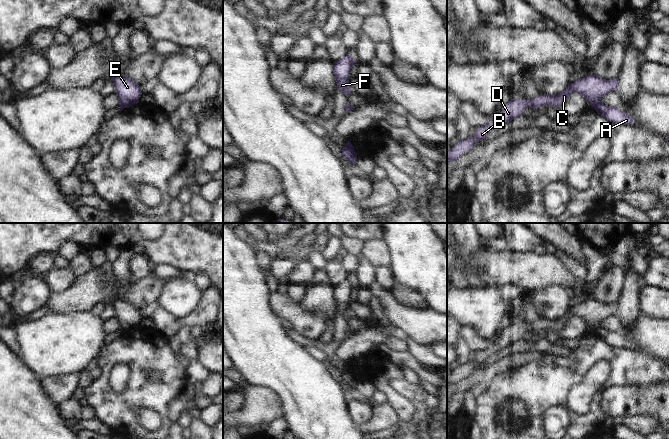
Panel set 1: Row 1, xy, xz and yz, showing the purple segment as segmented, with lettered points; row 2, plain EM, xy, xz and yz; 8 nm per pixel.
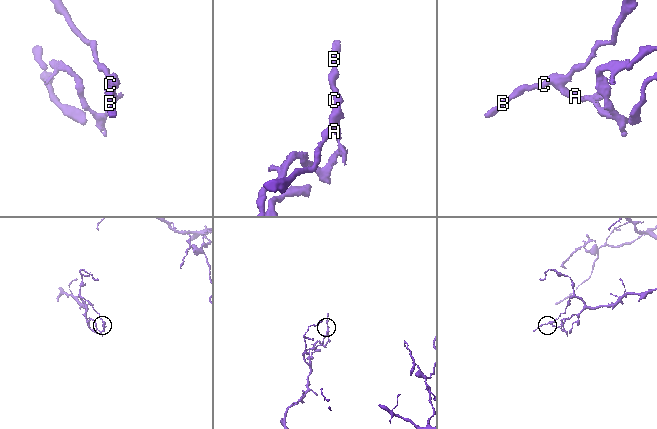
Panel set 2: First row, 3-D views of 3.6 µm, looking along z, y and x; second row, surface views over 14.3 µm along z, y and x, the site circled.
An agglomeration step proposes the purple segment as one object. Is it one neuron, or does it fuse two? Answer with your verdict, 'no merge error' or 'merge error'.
merge error

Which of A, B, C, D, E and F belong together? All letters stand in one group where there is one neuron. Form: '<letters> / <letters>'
A / B C D E F

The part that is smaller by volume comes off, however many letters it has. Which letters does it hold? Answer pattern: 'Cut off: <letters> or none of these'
Cut off: A

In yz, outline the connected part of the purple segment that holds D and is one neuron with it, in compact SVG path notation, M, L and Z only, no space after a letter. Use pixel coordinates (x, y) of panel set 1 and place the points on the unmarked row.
M592 299L570 307L562 317L557 319L543 318L534 324L512 323L503 330L502 335L491 343L487 349L478 351L474 361L469 361L466 365L460 365L451 372L447 377L447 385L454 387L464 377L475 371L478 365L485 363L492 354L519 341L528 331L538 333L550 329L559 332L573 317L578 317L587 324L588 328L595 332L597 328L601 327L601 323L606 318L617 315L618 310L619 303L605 304Z

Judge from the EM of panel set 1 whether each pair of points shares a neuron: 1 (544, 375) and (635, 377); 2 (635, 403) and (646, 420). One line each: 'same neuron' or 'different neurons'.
1: same neuron
2: different neurons

